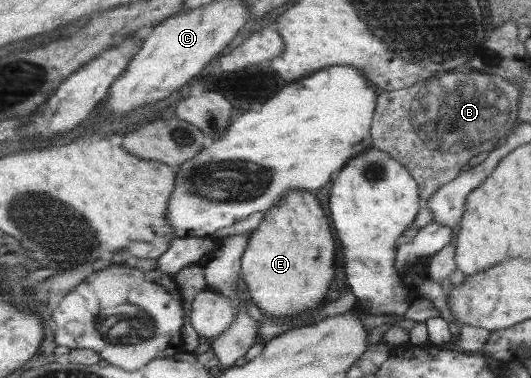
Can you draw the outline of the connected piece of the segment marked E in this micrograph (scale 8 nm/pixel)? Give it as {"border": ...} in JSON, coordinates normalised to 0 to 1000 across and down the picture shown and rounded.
{"border":[[[542,505],[537,521],[529,526],[512,556],[497,563],[497,579],[484,606],[471,614],[467,622],[467,656],[456,675],[456,754],[463,778],[465,794],[473,794],[476,802],[484,802],[486,812],[492,812],[493,828],[503,828],[508,841],[518,844],[548,844],[559,841],[576,828],[576,823],[588,823],[588,817],[599,817],[606,812],[614,796],[618,796],[618,765],[621,765],[621,738],[629,728],[629,632],[625,632],[625,616],[621,616],[621,585],[599,532],[595,516],[580,511],[580,505]]]}

